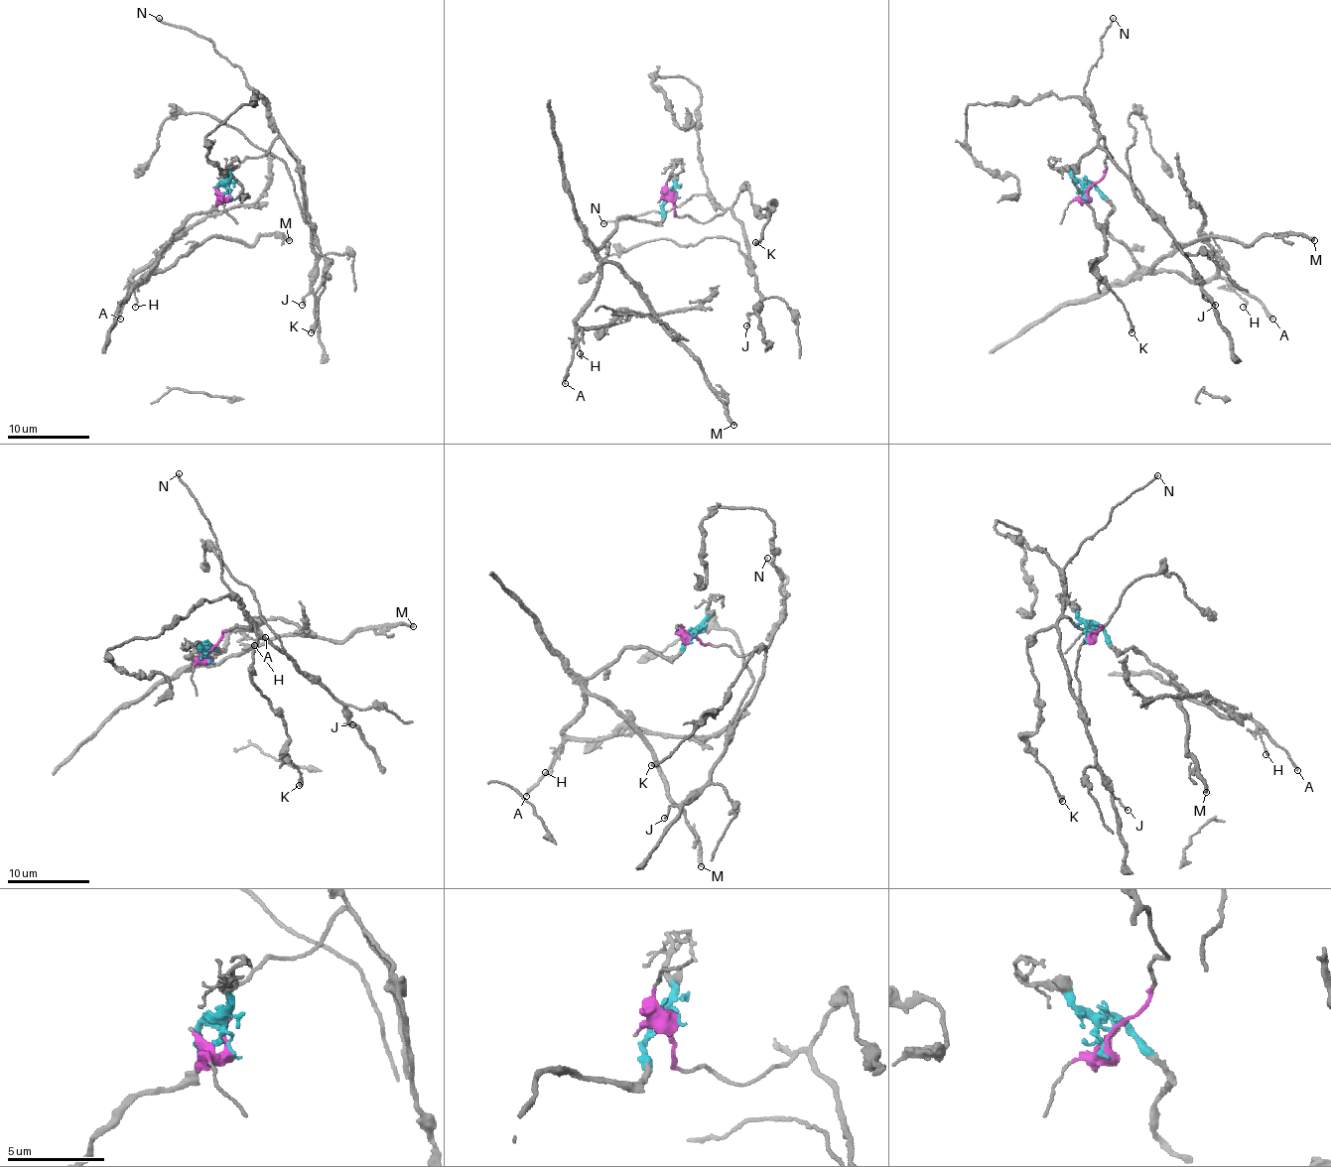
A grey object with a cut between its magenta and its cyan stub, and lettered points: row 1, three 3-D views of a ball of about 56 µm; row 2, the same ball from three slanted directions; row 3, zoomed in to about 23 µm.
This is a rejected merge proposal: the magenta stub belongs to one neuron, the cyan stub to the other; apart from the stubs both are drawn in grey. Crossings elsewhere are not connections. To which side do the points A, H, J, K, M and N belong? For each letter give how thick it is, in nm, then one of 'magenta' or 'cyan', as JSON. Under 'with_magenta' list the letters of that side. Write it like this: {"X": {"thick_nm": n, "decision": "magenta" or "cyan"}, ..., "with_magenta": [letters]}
{"A": {"thick_nm": 240, "decision": "cyan"}, "H": {"thick_nm": 150, "decision": "cyan"}, "J": {"thick_nm": 140, "decision": "magenta"}, "K": {"thick_nm": 320, "decision": "magenta"}, "M": {"thick_nm": 280, "decision": "cyan"}, "N": {"thick_nm": 170, "decision": "magenta"}, "with_magenta": ["J", "K", "N"]}

